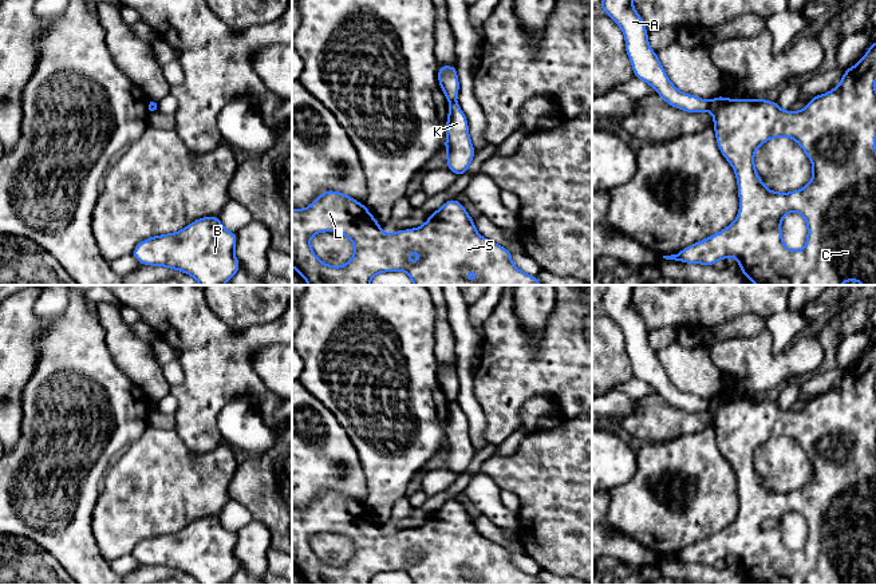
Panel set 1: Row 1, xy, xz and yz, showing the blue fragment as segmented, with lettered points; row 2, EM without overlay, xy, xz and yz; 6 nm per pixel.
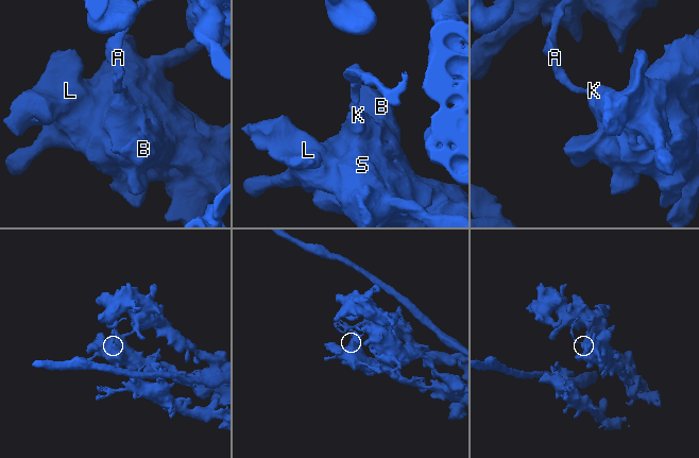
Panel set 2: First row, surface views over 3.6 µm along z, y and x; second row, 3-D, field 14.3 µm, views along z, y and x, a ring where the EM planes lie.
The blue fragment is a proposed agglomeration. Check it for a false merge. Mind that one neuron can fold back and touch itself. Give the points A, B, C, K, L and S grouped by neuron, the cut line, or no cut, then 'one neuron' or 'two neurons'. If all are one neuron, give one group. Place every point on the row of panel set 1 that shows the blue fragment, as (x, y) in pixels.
A / B C K L S; cut in yz along (710, 102), (707, 109); two neurons

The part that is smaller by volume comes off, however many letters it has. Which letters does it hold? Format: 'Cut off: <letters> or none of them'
Cut off: A

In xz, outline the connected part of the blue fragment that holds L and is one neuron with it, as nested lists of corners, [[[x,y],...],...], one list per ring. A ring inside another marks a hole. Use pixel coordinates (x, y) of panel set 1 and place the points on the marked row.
[[[335,190],[323,191],[307,209],[292,209],[292,266],[308,285],[370,285],[375,274],[396,270],[405,270],[414,285],[541,285],[536,276],[516,268],[510,260],[512,256],[506,248],[486,240],[476,230],[474,220],[457,198],[446,201],[422,226],[391,234],[382,233],[382,225],[375,221],[364,203]],[[323,232],[336,232],[352,241],[354,256],[343,266],[324,264],[313,253],[309,238]],[[413,250],[418,250],[421,257],[417,262],[409,264],[407,257]],[[465,270],[476,272],[480,280],[470,281],[463,276]]]

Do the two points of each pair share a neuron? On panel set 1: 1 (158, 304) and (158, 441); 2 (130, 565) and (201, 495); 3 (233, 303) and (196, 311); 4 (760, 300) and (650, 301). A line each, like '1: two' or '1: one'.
1: two
2: two
3: two
4: one

